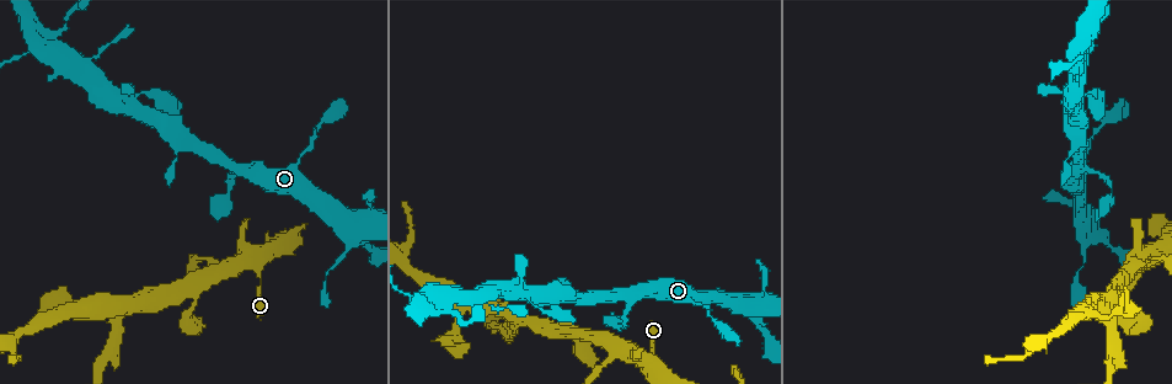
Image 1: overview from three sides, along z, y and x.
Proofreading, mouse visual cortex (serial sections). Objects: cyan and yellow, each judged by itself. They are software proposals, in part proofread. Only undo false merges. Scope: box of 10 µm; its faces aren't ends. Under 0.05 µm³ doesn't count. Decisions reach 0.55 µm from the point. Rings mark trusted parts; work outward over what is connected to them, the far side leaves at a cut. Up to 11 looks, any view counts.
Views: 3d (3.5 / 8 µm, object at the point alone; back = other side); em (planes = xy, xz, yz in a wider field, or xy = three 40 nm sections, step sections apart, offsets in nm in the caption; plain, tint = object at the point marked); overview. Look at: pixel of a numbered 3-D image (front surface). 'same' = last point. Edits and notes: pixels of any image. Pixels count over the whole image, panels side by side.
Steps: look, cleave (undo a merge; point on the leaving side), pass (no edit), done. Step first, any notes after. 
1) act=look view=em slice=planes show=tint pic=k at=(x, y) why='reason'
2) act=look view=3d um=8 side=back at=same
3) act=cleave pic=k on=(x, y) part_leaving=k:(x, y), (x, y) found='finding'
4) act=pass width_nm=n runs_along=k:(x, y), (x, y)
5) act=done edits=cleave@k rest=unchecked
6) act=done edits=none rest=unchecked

act=look view=3d um=3.5 pic=1 at=(225, 266) why='sharp bend'

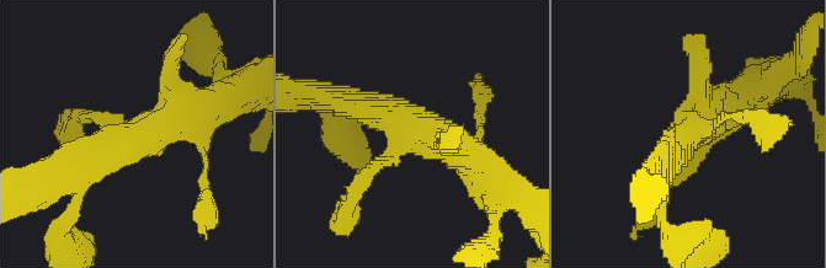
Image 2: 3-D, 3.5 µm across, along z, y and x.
act=look view=em slice=planes show=tint pic=2 at=(419, 130)

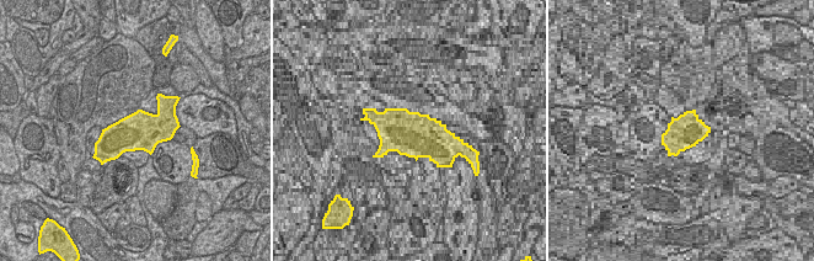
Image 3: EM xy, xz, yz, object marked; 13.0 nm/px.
act=pass width_nm=500 runs_along=2:(478, 143), (456, 149), (350, 105) found='all the same cell'

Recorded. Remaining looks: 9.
act=look view=3d um=3.5 pic=1 at=(518, 320) why='thin arm on a thick one'

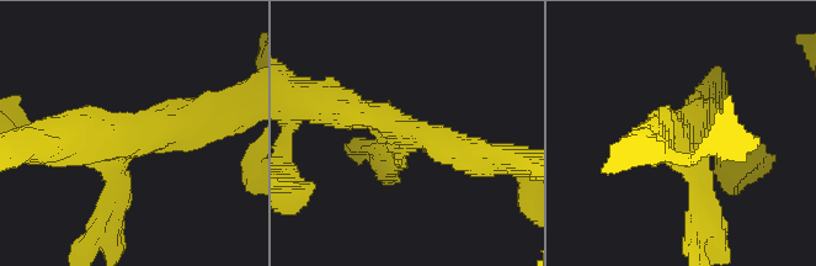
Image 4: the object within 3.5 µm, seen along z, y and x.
act=look view=em slice=xy step=2 show=tint pic=4 at=(131, 133) arms=3 arm_widths_nm=150,400,450

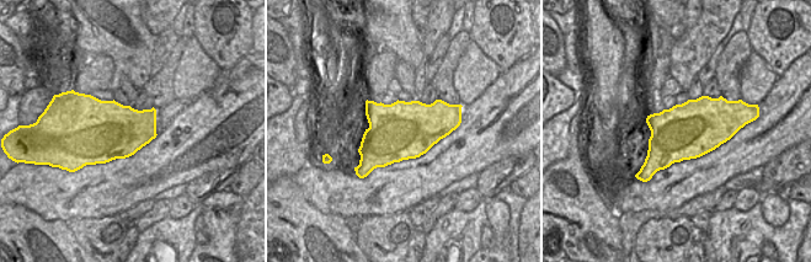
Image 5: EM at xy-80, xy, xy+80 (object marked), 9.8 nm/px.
act=pass runs_along=4:(478, 157), (330, 106) found='one cell here'

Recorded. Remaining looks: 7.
act=look view=3d um=3.5 side=back pic=1 at=(441, 296) why='four or more arms meet'

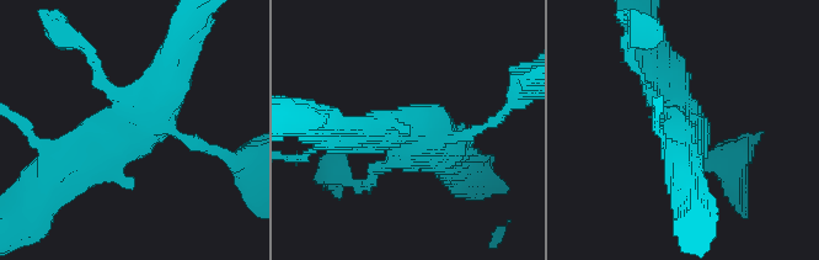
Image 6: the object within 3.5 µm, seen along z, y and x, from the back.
act=look view=em slice=xy step=3 show=tint pic=6 at=(130, 131) arms=4 arm_widths_nm=150,150,400,400 why='shape alone is not enough'

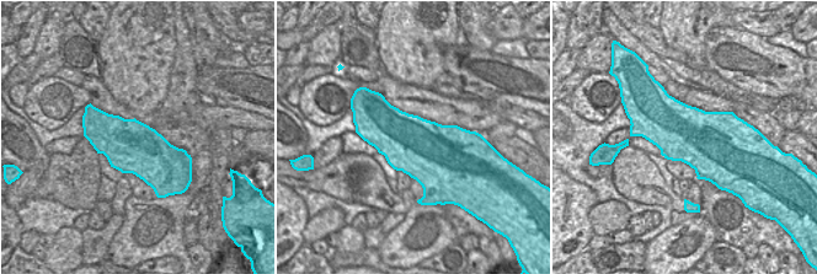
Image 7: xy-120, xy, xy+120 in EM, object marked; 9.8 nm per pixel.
act=pass runs_along=6:(60, 165), (158, 120), (177, 70) found='one cell here'

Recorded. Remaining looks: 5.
act=look view=3d um=8 pic=1 at=(346, 224)

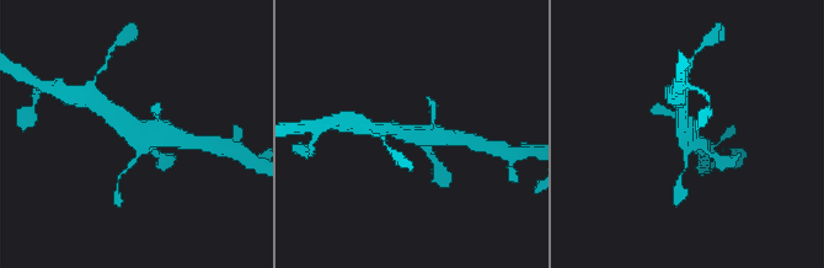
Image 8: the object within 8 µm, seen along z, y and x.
act=look view=em slice=xy step=5 show=tint at=same

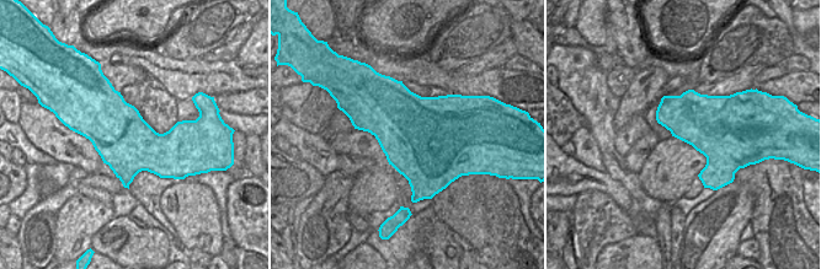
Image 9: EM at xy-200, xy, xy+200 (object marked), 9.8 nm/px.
act=pass runs_along=8:(111, 108), (154, 151) found='one cell here'

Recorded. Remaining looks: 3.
act=done edits=none rest=unchecked

